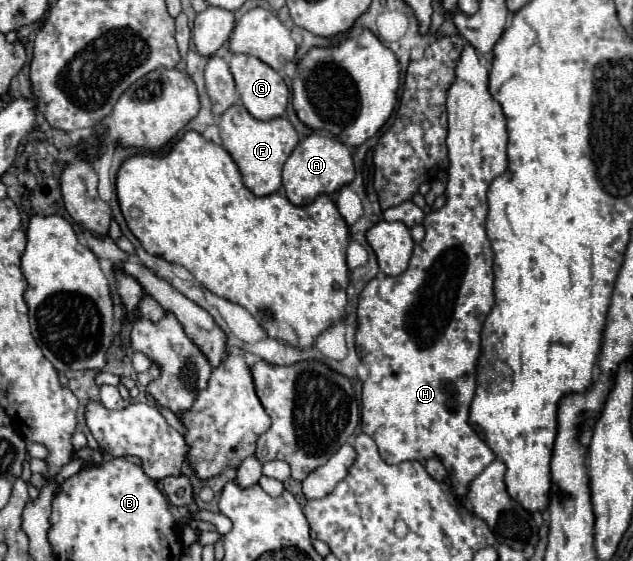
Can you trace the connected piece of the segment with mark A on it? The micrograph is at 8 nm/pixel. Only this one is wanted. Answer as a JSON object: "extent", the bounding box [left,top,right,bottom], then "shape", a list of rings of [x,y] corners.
{"extent":[282,133,354,205],"shape":[[[318,133],[304,137],[296,145],[296,149],[292,151],[292,155],[288,157],[288,161],[284,163],[284,169],[282,169],[286,197],[294,205],[312,203],[316,199],[316,195],[320,195],[320,193],[326,193],[326,195],[336,193],[340,187],[348,185],[352,179],[354,179],[354,163],[352,163],[352,155],[350,155],[348,147],[334,137],[326,137],[326,135],[318,135]]]}

